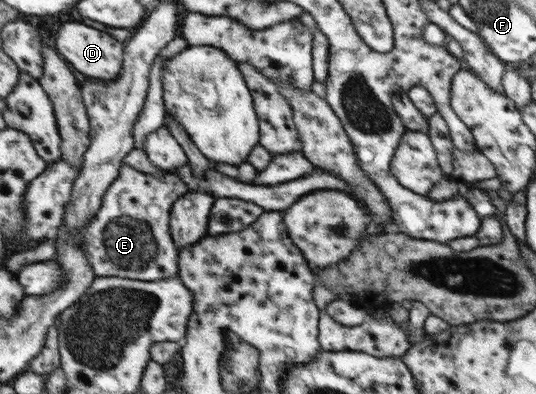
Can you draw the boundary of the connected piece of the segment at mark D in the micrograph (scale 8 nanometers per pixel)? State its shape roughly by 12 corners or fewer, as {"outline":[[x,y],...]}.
{"outline":[[63,21],[57,49],[90,78],[114,80],[122,42]]}

